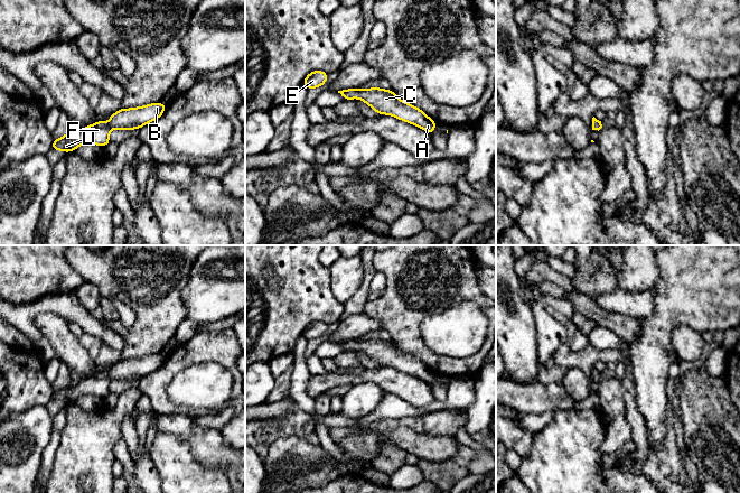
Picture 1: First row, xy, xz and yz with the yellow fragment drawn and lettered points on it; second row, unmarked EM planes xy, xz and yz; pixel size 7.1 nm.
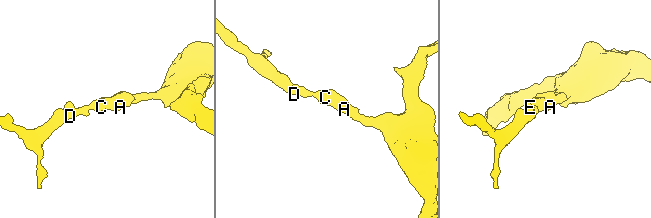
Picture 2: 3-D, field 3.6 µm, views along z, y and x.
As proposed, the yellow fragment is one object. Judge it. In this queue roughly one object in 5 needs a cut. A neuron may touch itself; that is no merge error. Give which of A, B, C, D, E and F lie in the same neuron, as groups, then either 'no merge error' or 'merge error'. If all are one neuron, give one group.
A B C D E F; no merge error

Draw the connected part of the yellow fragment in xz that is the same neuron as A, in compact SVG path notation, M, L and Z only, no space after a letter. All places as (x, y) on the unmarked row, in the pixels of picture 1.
M372 338L367 341L348 339L338 342L344 351L358 348L367 354L380 366L390 365L404 373L412 374L428 384L435 381L438 373L431 371L422 361L399 350L392 341Z

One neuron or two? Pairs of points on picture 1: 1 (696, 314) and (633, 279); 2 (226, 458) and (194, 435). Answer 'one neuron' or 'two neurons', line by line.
1: two neurons
2: one neuron

